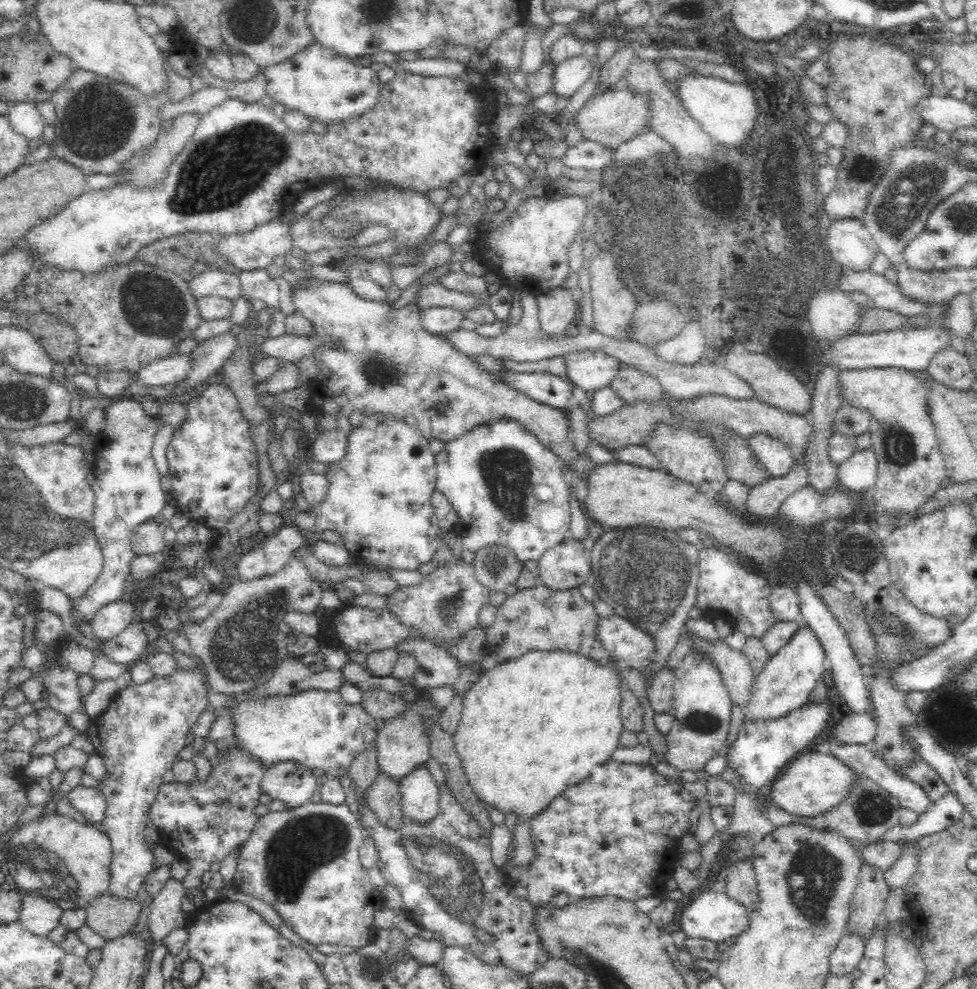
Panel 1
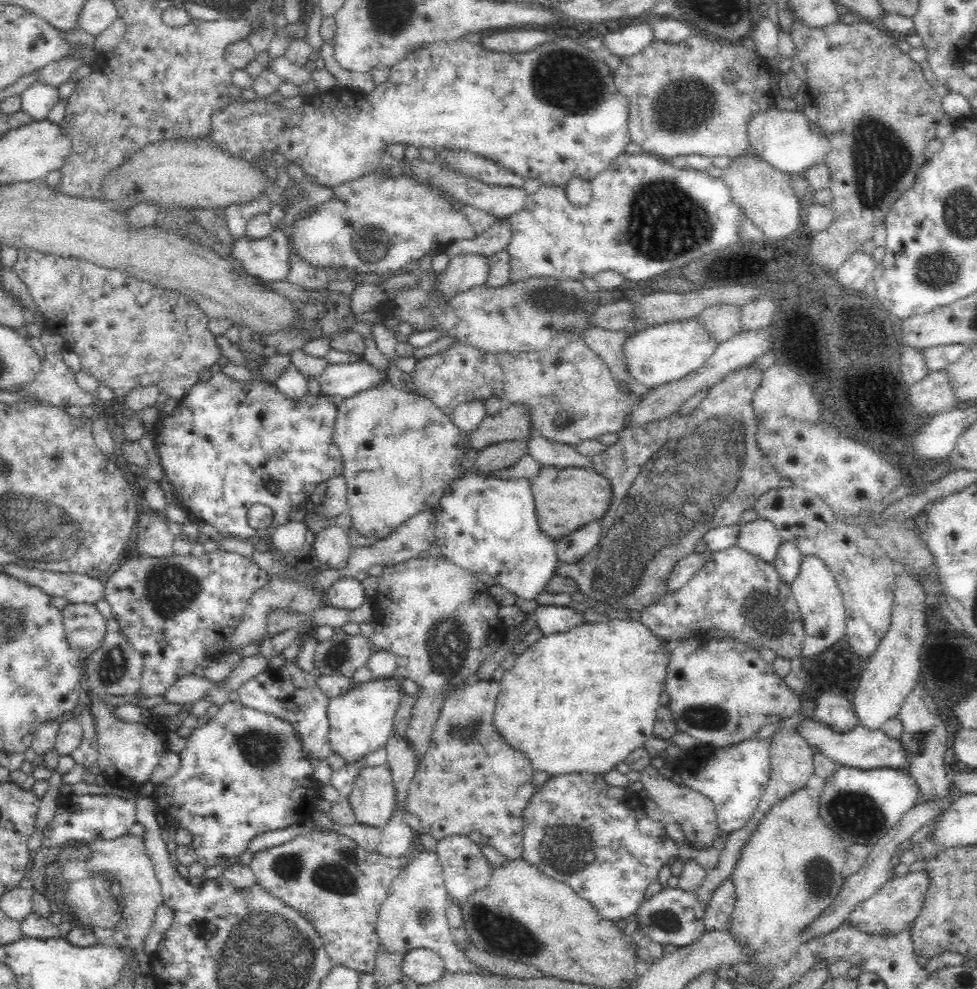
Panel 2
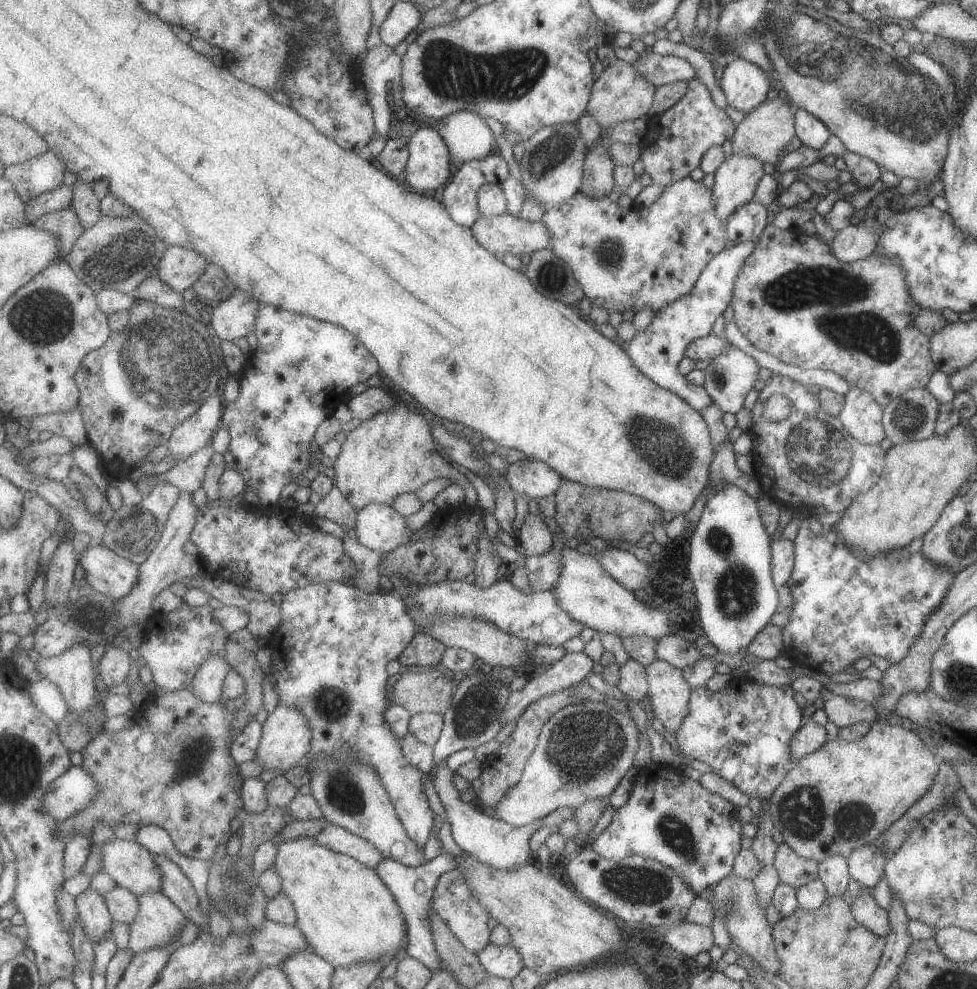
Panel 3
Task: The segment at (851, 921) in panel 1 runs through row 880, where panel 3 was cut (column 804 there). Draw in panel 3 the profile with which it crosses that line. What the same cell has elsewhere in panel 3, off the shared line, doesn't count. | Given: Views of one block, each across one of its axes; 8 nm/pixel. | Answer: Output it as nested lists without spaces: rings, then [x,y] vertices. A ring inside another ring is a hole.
[[[788,844],[778,845],[774,866],[782,883],[799,889],[801,886],[819,878],[819,862],[801,857]]]

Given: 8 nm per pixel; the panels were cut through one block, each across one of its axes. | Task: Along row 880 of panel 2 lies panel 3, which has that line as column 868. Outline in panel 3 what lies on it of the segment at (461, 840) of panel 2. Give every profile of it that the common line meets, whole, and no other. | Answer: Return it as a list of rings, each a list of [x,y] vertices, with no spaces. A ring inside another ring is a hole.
[[[773,374],[772,378],[766,381],[766,386],[759,392],[754,409],[750,411],[752,427],[748,432],[752,435],[756,454],[754,472],[759,477],[760,484],[766,481],[766,488],[772,491],[766,491],[765,494],[775,501],[790,502],[790,506],[795,509],[810,509],[810,513],[816,510],[817,506],[822,506],[826,512],[840,514],[851,505],[854,498],[870,490],[878,481],[884,468],[886,451],[880,445],[865,445],[852,437],[840,419],[826,414],[818,396],[811,395],[807,389],[807,385],[779,374]],[[775,394],[788,397],[792,406],[789,416],[778,422],[768,421],[763,415],[764,403]]]

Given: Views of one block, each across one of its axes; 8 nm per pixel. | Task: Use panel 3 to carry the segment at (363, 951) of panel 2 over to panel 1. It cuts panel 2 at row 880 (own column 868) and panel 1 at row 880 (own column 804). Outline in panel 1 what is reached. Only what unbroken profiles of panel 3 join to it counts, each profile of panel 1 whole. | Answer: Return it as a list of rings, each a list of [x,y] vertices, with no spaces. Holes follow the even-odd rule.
[[[322,800],[318,803],[310,801],[302,806],[289,807],[289,809],[283,811],[270,810],[267,814],[259,817],[257,825],[254,826],[254,830],[250,834],[250,838],[246,839],[246,842],[240,848],[238,865],[232,880],[233,886],[244,894],[250,894],[250,896],[264,900],[264,902],[270,904],[280,918],[286,922],[286,925],[290,926],[302,940],[306,940],[316,946],[318,944],[332,944],[332,946],[348,946],[348,948],[359,950],[372,942],[375,931],[373,926],[372,904],[374,904],[374,900],[378,900],[376,898],[376,890],[370,885],[368,870],[362,866],[358,854],[360,845],[363,843],[365,837],[366,832],[346,803],[335,805]]]

